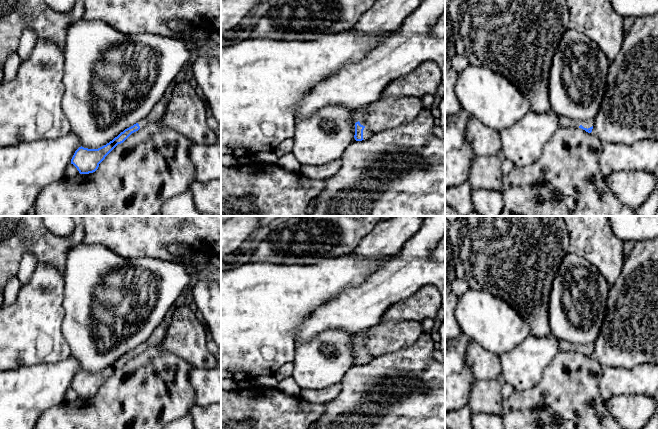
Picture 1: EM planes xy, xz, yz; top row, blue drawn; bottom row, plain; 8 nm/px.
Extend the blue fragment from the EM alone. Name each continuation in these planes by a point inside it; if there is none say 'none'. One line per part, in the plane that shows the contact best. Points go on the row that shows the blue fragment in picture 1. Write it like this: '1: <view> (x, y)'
1: xz (367, 134)

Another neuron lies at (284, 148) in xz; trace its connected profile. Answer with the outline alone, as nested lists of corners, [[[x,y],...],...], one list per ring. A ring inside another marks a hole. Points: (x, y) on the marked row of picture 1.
[[[288,138],[281,142],[275,149],[274,152],[278,157],[284,157],[290,153],[292,153],[292,149],[294,146],[294,141],[292,138]]]

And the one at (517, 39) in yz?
[[[451,0],[449,14],[453,21],[456,54],[466,58],[470,65],[483,66],[505,77],[523,92],[531,102],[531,111],[538,114],[552,112],[549,103],[549,71],[553,56],[563,34],[569,29],[569,9],[565,0]]]

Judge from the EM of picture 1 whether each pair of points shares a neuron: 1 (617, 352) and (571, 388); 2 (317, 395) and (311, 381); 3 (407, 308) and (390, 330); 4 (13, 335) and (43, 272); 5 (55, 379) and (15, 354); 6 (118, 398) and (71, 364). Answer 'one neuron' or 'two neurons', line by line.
1: two neurons
2: two neurons
3: two neurons
4: one neuron
5: two neurons
6: two neurons

